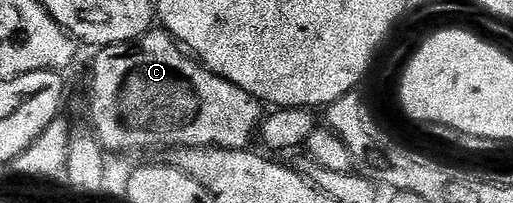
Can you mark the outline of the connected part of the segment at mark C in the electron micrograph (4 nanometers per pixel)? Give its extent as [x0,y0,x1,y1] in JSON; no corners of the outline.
[86,28,264,152]

